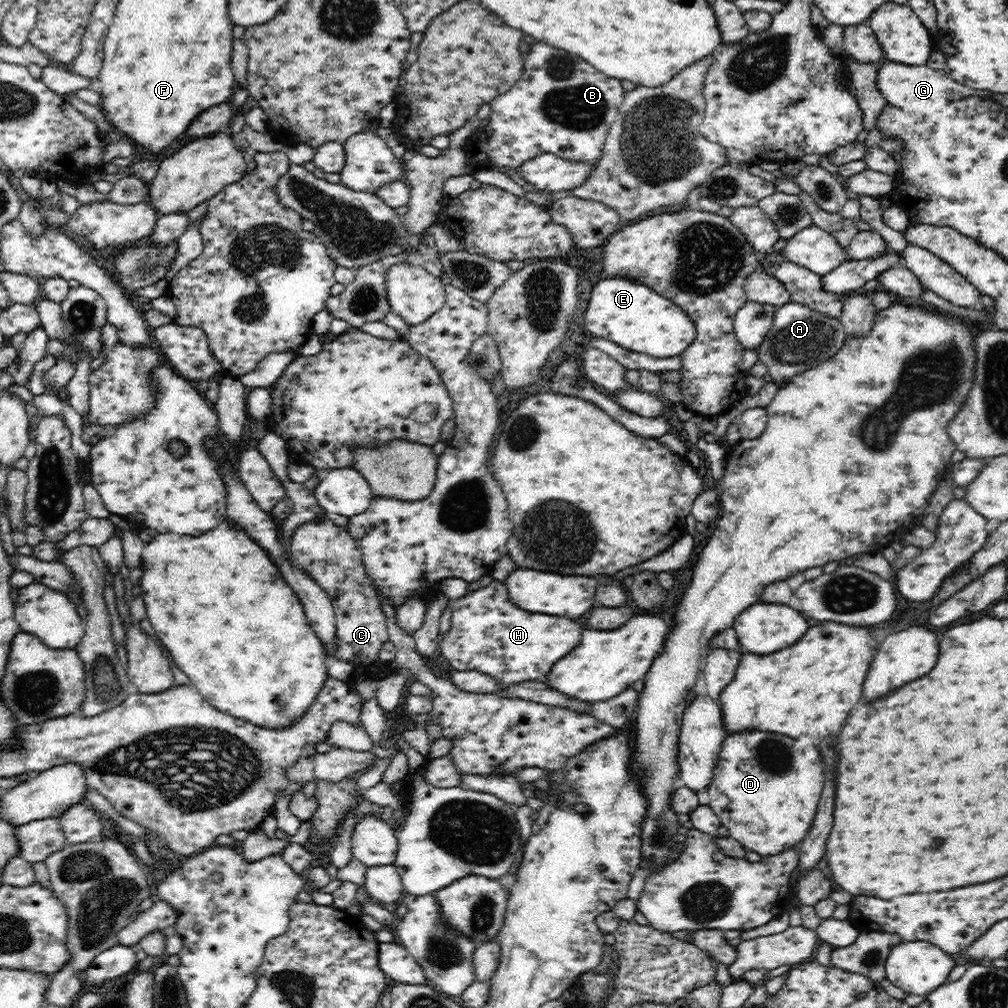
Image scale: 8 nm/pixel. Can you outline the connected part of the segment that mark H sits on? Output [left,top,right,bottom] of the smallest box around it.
[438,579,584,695]

